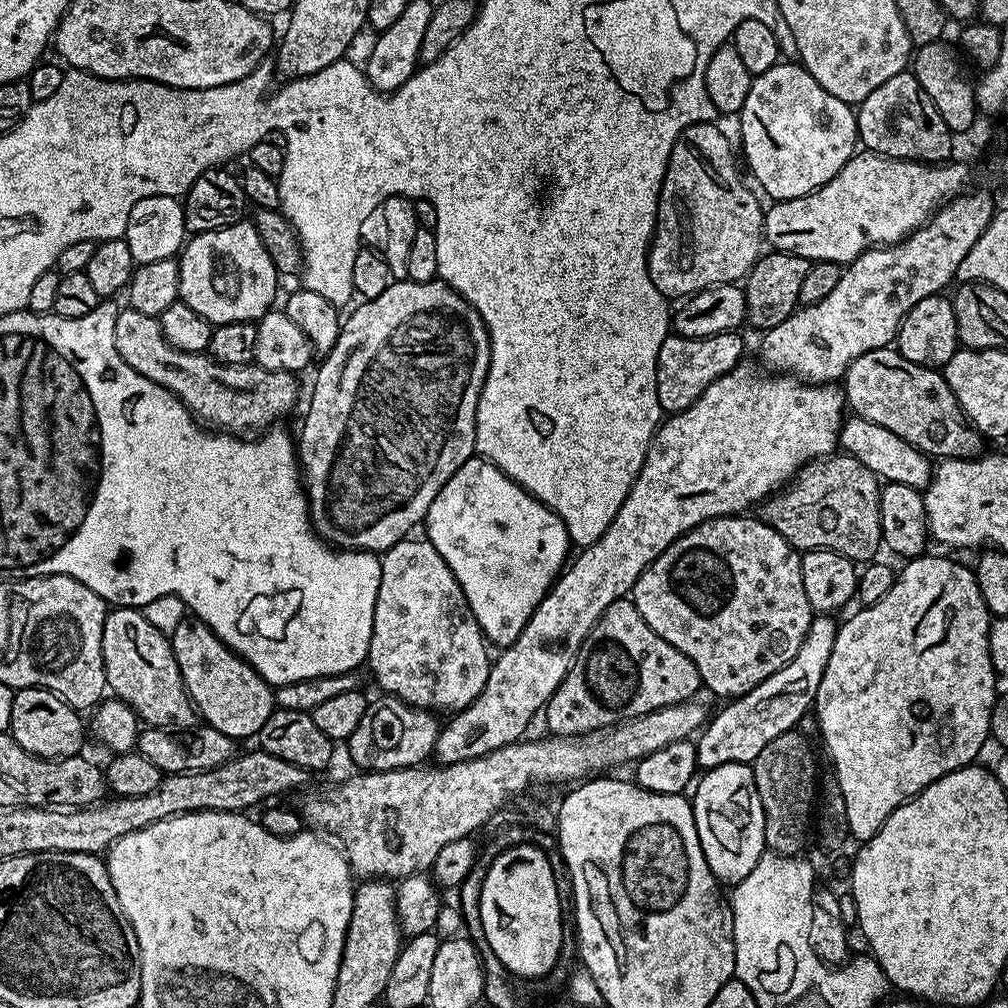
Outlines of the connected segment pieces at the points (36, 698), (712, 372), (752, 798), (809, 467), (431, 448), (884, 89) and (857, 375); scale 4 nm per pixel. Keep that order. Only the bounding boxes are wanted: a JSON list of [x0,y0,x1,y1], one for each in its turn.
[[10,688,86,760],[656,330,744,414],[690,764,766,886],[762,454,884,562],[298,278,490,554],[855,71,954,164],[842,348,984,460]]

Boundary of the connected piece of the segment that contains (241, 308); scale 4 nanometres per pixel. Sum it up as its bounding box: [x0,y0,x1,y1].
[178,222,278,326]

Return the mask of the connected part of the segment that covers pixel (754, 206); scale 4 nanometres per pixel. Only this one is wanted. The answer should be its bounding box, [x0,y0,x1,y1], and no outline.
[648,122,765,298]

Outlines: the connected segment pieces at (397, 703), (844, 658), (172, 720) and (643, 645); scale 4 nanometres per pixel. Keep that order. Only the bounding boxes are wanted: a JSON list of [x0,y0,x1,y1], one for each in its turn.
[[346,694,441,772],[814,554,998,842],[102,607,198,728],[542,599,701,736]]

